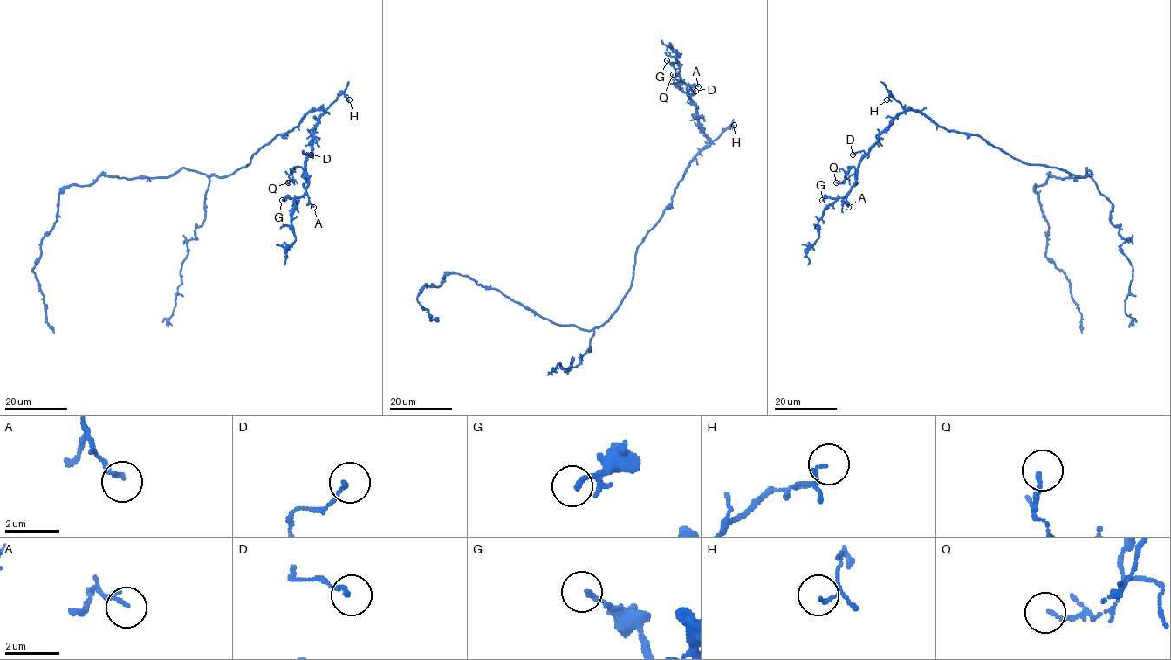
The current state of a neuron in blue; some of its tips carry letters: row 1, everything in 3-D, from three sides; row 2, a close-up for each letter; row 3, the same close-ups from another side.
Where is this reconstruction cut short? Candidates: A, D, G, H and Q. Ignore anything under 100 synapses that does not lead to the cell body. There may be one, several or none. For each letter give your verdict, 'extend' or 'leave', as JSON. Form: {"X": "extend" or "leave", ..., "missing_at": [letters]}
{"A": "leave", "D": "leave", "G": "leave", "H": "leave", "Q": "leave", "missing_at": []}

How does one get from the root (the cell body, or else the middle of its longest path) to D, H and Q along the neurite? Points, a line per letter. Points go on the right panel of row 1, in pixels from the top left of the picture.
D: (1054, 168), (1023, 163), (977, 134), (946, 130), (913, 110), (900, 113), (866, 154), (863, 150), (852, 154)
H: (1054, 168), (1023, 163), (989, 144), (977, 134), (946, 130), (920, 112), (905, 110), (890, 93), (886, 99)
Q: (1054, 168), (1023, 163), (977, 134), (946, 130), (907, 110), (859, 166), (836, 182)

